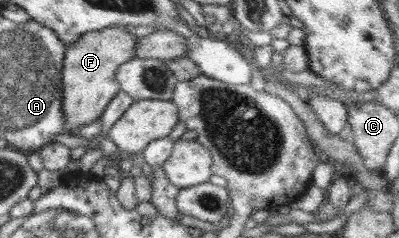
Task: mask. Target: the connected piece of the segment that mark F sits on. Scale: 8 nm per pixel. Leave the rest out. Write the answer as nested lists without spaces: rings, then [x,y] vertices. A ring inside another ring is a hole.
[[[105,27],[79,36],[75,43],[64,50],[62,68],[62,111],[66,132],[77,134],[80,126],[96,121],[111,99],[120,91],[116,79],[118,66],[136,56],[138,36],[128,33],[126,27]]]

